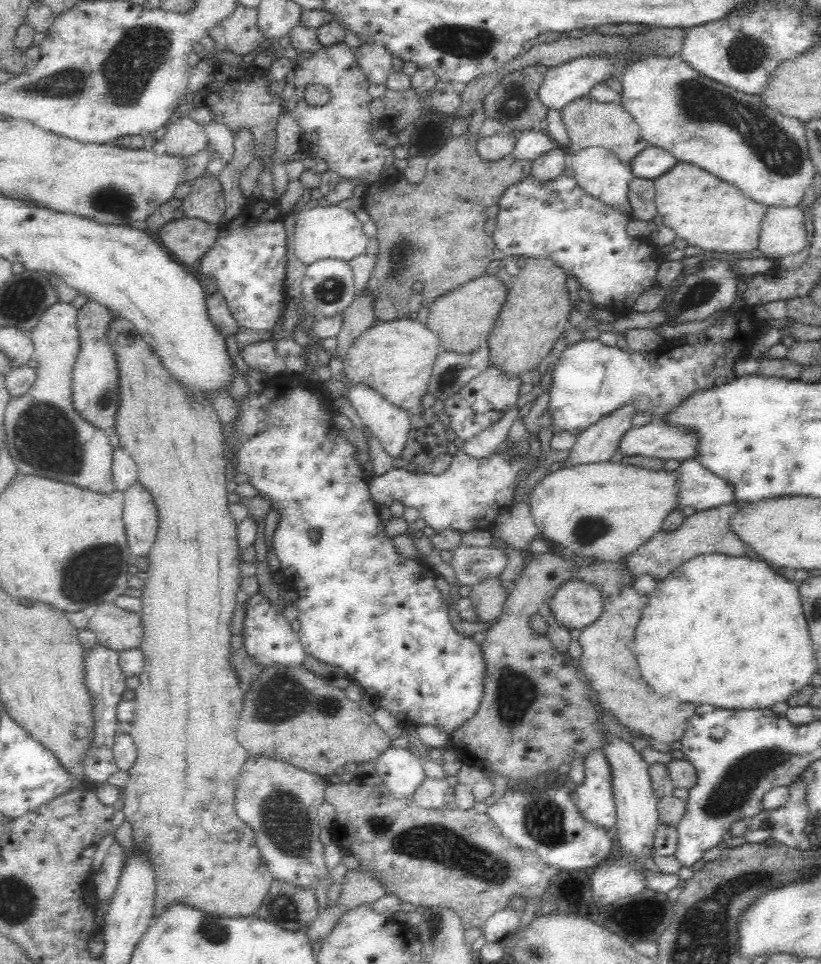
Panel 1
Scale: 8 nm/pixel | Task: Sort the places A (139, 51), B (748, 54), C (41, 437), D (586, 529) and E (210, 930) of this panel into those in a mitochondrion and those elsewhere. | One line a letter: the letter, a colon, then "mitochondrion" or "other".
A: mitochondrion
B: mitochondrion
C: mitochondrion
D: mitochondrion
E: mitochondrion

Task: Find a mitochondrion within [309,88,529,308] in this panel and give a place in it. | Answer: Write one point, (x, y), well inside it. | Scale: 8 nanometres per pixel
(330, 291)

